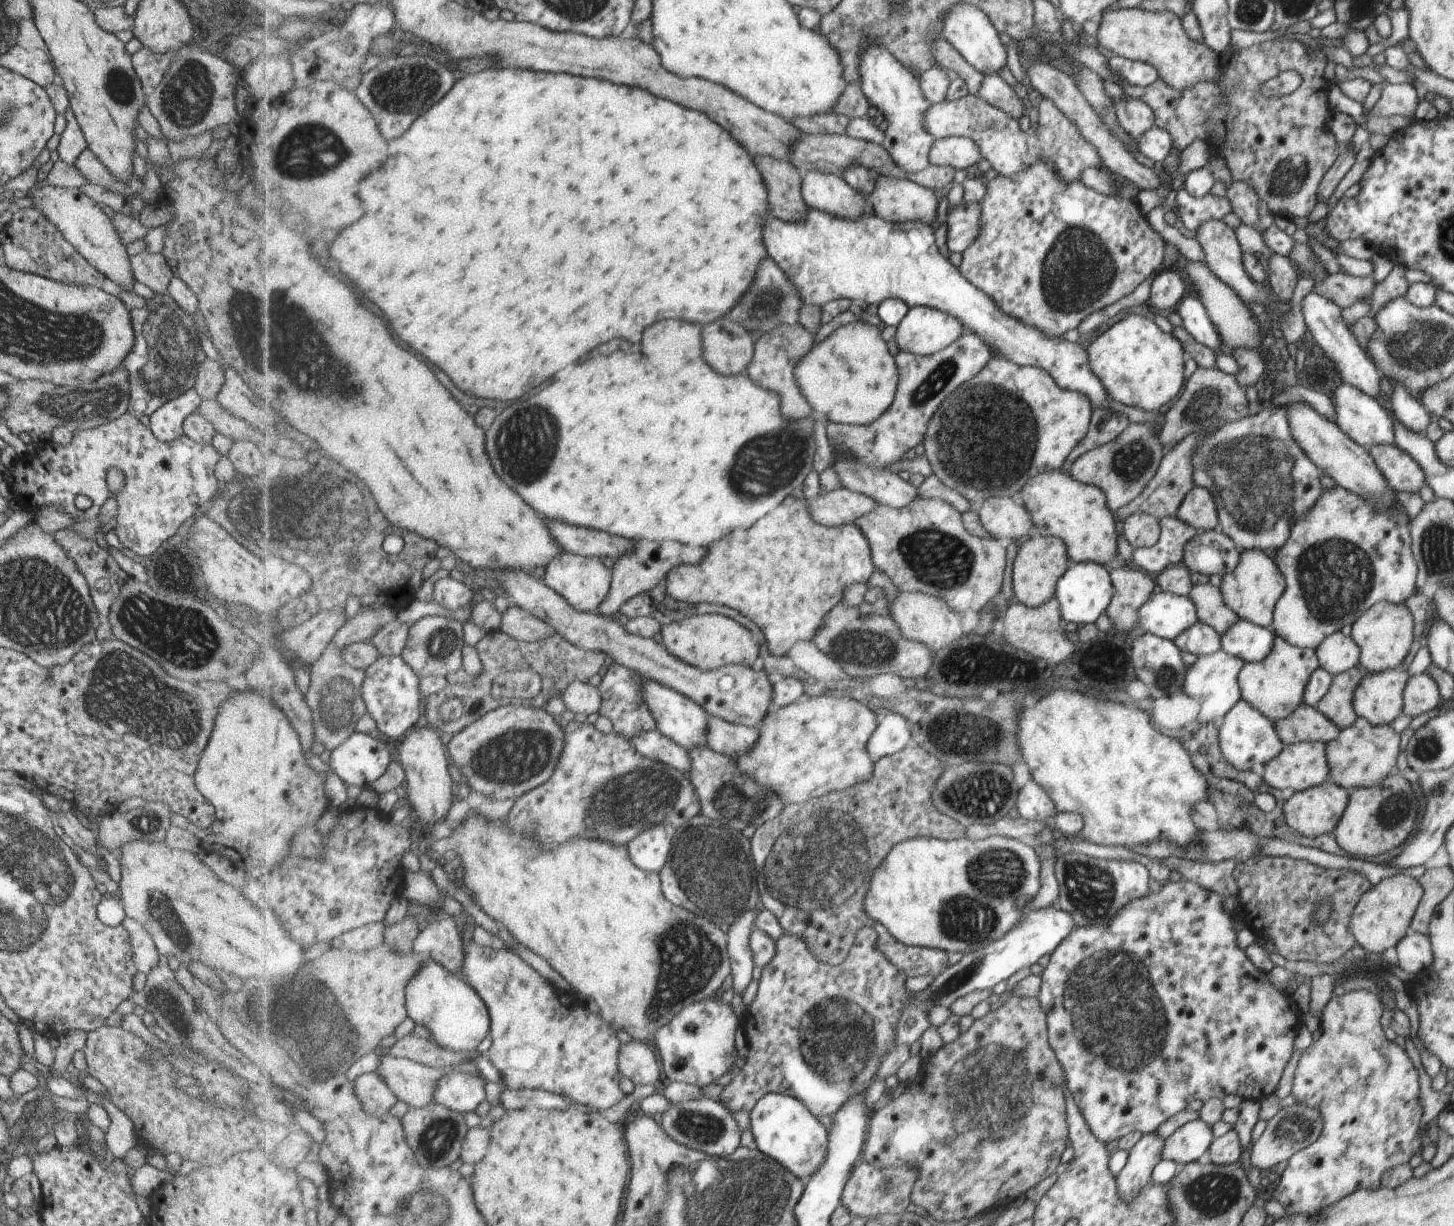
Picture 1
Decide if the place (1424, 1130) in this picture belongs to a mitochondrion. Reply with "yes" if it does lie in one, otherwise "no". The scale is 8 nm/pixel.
no

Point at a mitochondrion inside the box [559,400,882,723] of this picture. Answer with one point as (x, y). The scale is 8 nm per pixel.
(771, 462)

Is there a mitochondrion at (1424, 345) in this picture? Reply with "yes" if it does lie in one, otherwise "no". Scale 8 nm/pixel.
yes

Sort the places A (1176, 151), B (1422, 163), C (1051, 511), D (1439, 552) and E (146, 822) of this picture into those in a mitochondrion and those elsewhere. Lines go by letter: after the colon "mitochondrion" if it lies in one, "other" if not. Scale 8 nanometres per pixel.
A: other
B: other
C: other
D: mitochondrion
E: mitochondrion

